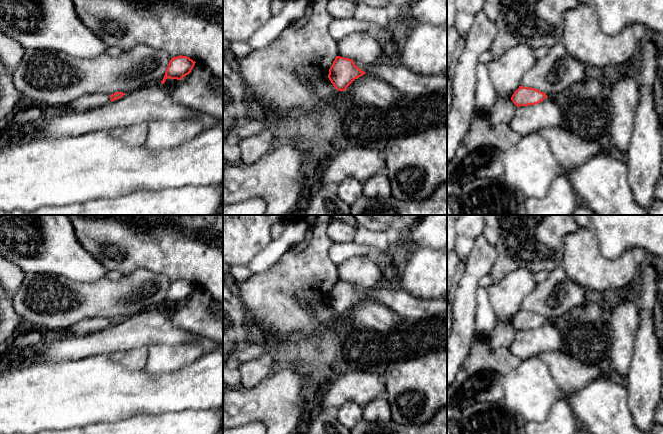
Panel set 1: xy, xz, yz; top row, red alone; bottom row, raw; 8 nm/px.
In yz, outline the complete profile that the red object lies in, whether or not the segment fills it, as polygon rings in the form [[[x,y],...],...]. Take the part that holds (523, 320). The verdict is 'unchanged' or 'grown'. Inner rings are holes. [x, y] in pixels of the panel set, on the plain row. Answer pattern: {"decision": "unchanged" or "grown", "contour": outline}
{"decision": "unchanged", "contour": [[[519,310],[512,319],[511,324],[517,331],[520,331],[538,328],[547,321],[545,317],[535,312]]]}

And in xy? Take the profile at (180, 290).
{"decision": "unchanged", "contour": [[[180,279],[171,282],[161,307],[164,308],[167,302],[181,304],[191,296],[195,287],[187,280]]]}

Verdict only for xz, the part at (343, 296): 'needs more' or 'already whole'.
already whole

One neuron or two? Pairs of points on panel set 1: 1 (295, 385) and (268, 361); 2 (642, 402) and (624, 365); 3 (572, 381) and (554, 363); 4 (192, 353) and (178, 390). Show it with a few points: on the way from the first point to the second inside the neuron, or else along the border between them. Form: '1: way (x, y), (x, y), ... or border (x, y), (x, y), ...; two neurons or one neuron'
1: border (273, 372), (254, 386); two neurons
2: border (634, 350), (631, 356), (631, 366), (625, 380); two neurons
3: way (568, 377), (558, 367); one neuron
4: border (203, 353), (194, 361), (166, 373); two neurons

